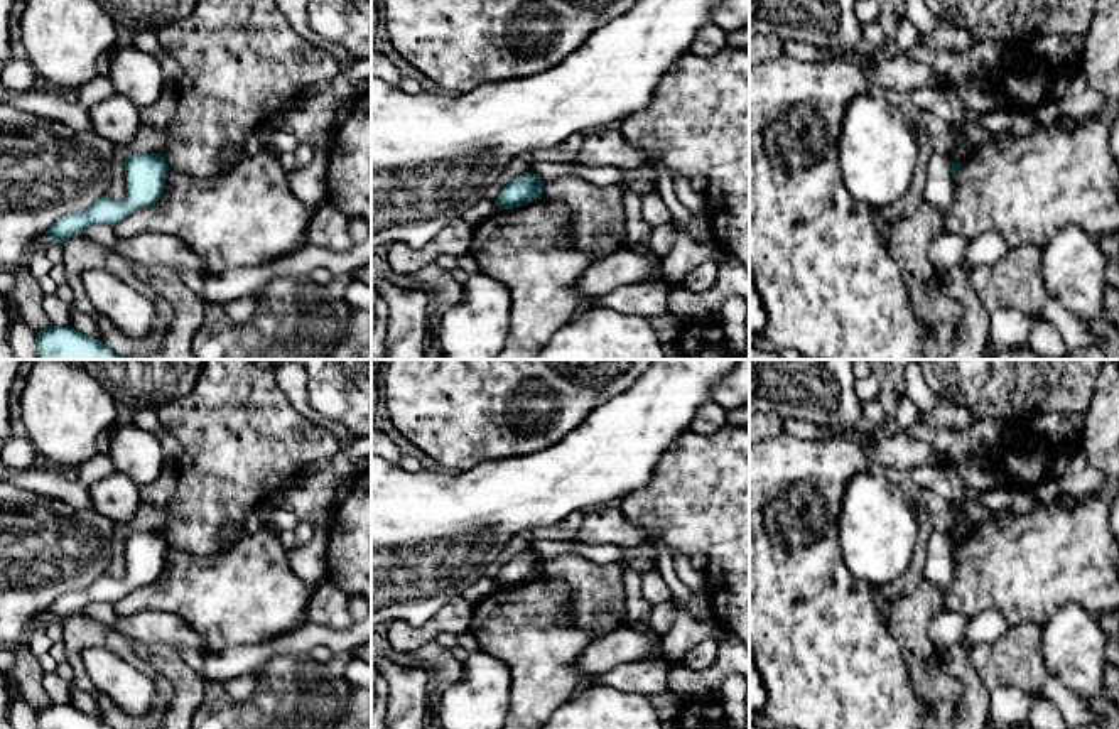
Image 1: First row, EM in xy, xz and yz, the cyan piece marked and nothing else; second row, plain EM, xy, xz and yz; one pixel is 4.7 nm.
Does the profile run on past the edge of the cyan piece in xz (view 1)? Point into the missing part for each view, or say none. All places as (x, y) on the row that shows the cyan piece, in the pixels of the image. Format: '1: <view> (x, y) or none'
1: none

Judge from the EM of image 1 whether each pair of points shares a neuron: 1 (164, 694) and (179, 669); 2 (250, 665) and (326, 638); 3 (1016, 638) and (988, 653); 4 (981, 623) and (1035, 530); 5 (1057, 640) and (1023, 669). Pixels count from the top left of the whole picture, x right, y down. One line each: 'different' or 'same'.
1: different
2: same
3: same
4: different
5: different

